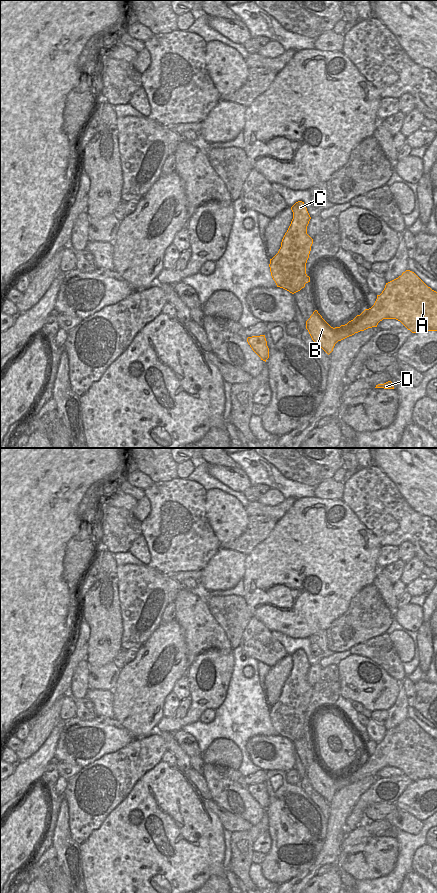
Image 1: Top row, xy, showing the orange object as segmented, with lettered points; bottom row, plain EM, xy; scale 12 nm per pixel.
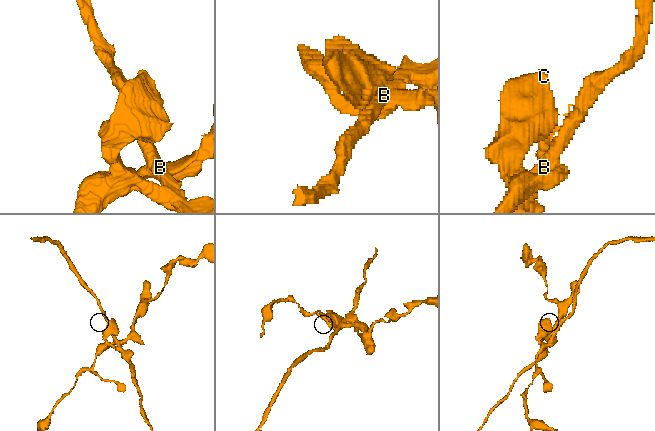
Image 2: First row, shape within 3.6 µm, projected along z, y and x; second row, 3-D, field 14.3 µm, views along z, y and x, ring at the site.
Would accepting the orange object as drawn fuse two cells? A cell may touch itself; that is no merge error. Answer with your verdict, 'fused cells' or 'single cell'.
fused cells

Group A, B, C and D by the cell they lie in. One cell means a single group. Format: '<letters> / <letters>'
A C / B D

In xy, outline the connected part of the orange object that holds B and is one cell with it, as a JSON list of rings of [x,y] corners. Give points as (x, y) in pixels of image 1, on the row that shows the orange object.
[[[317,310],[306,321],[306,329],[314,343],[320,346],[328,355],[333,351],[335,346],[334,328],[322,318]]]

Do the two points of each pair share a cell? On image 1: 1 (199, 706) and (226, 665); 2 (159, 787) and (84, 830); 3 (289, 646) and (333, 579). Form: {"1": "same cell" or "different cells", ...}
{"1": "same cell", "2": "different cells", "3": "different cells"}

